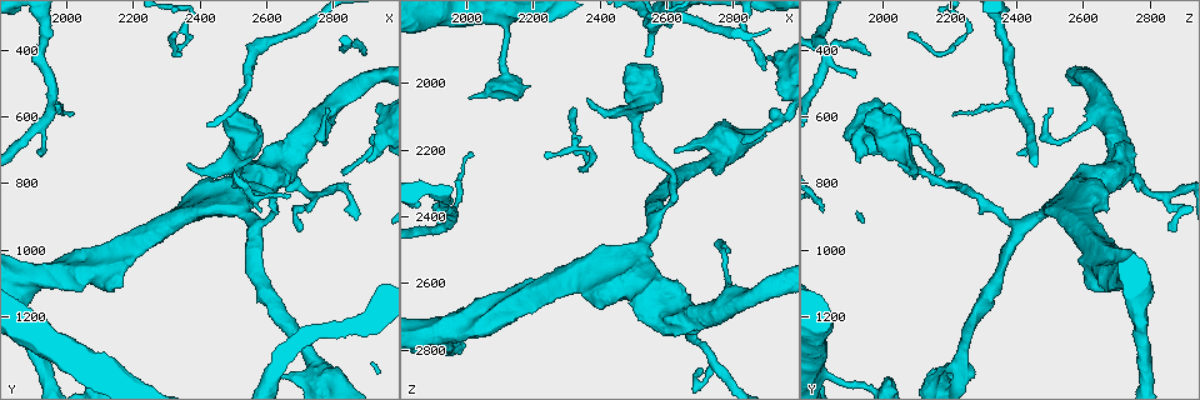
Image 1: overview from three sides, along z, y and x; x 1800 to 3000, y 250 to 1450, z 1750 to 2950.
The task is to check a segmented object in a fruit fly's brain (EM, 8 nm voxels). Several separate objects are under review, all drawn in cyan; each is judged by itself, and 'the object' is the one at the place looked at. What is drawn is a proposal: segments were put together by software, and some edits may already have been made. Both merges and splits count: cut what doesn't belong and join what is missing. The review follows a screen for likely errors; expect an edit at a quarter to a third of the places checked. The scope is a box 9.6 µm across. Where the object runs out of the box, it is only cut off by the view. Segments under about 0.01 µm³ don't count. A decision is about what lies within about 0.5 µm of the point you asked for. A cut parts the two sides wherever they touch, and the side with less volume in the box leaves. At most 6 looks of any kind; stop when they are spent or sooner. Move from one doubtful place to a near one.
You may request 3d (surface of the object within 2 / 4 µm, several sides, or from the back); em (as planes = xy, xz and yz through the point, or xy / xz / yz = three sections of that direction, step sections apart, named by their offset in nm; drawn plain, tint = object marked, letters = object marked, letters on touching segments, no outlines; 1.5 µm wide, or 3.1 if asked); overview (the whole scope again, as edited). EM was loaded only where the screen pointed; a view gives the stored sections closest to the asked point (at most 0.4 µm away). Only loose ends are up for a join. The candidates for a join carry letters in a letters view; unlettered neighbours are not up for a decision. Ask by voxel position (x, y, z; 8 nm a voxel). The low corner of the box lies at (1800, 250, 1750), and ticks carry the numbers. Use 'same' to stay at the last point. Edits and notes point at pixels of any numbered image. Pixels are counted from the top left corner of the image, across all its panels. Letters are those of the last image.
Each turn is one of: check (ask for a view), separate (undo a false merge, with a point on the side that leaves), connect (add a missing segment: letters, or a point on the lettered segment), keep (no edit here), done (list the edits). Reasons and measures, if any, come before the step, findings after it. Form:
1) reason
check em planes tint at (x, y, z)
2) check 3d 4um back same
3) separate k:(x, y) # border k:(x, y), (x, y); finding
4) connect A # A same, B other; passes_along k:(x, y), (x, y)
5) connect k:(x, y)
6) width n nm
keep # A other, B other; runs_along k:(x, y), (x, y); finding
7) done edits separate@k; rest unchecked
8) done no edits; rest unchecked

thin arm on a thick one
check 3d 4um at (2770, 610, 2650)

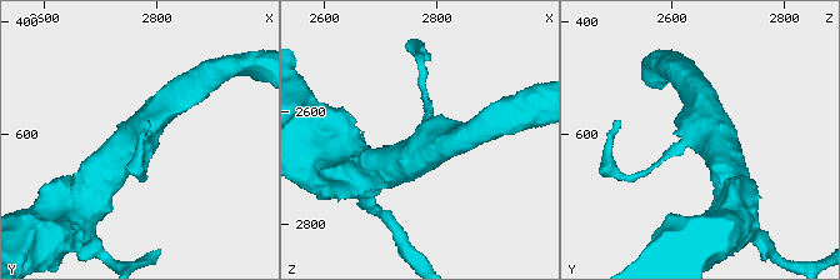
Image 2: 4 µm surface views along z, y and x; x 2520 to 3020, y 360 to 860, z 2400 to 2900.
need the tissue
check em xy step 8 letters at (2775, 610, 2640)

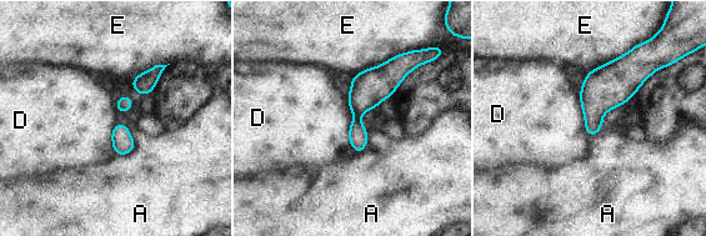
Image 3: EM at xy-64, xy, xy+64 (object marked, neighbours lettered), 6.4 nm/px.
check em planes letters same

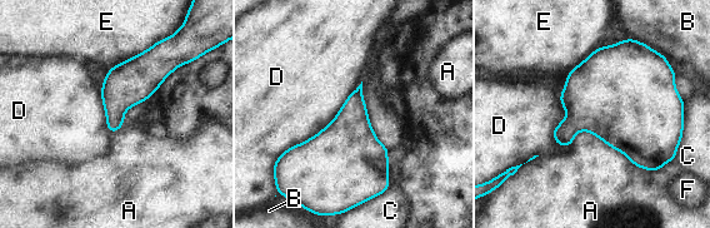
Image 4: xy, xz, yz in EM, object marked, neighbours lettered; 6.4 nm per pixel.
arms 3
keep # A other, B other, C other, D other, E other, F other; border 4:(569, 145), (589, 130), (659, 170); continuous, no second cell

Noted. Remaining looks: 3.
an open end
check 3d 2um at (2890, 730, 1930)

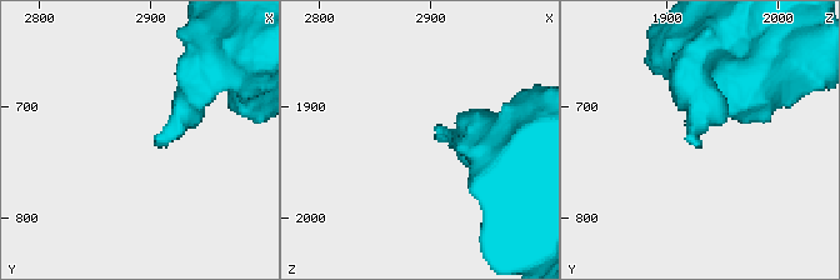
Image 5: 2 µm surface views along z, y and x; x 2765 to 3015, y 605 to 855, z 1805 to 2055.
need the tissue
check em xy step 8 letters at (2900, 732, 1928)

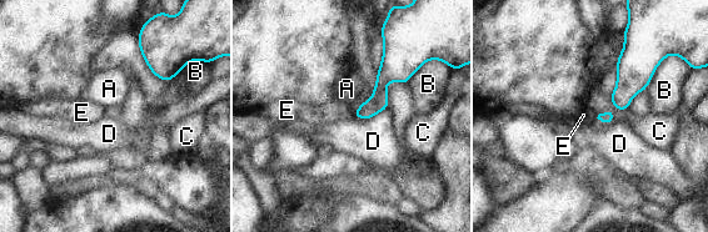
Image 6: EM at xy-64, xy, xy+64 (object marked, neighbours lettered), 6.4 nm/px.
longest_contact D 220 nm
keep # A other, B other, C other, D other, E other; none of them fits

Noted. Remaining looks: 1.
done no edits; rest unchecked

